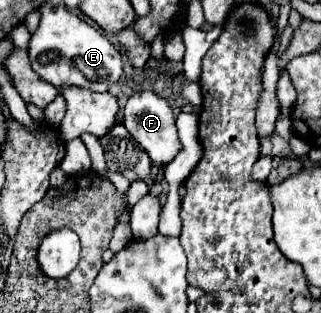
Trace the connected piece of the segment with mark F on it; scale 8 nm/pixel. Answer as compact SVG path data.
M134 92L126 100L124 122L122 124L140 142L140 146L148 152L152 164L156 164L160 168L166 166L176 156L176 152L180 150L180 140L178 140L178 134L176 134L174 112L172 112L170 104L164 98L156 96L154 92Z

